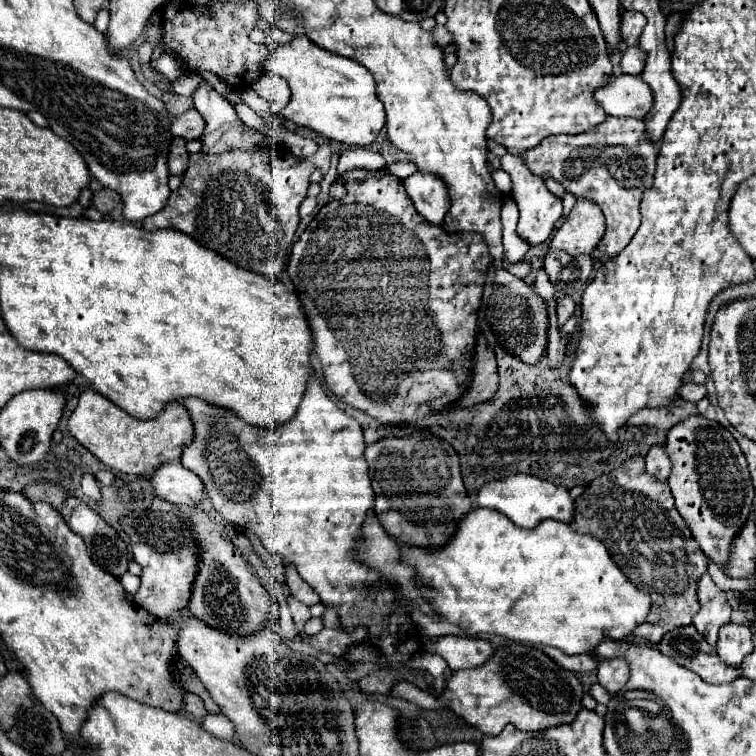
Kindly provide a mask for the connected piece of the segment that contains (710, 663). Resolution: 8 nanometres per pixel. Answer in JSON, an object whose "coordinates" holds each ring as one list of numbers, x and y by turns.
{"coordinates":[[694,625,668,631,658,643,658,651,674,659,678,665,694,671,712,685,730,683,732,679,740,677,738,669,726,667,718,659,716,649,704,641,704,637,694,629]]}

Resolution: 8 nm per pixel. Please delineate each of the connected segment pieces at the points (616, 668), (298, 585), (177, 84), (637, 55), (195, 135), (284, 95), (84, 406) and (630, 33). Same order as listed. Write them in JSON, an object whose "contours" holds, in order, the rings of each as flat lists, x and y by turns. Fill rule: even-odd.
{"contours":[[[612,659,612,661,600,661,598,667,598,683,608,691,608,693,618,693,630,677,628,663,622,659]],[[284,563,284,573,286,573,286,583,288,583,288,587,290,587,292,597,296,597,298,601,302,601,302,603,308,605,308,607,320,603,320,595,296,573,296,567]],[[197,73,185,74,173,82,173,91,178,95,191,97,203,82,205,80]],[[628,47,622,51,620,67,624,73,638,75,644,69,644,61,646,61,646,51,640,51,638,47]],[[190,109,182,113,180,117,174,117,170,123,172,137,184,137,184,139,200,139,204,131,204,119,196,109]],[[264,73,264,75,256,81,254,91,270,103,270,107,272,107,274,113,280,113,280,111,288,105,288,101,290,101,288,83,286,83,280,75]],[[90,387,80,393,68,427,70,433,106,467,142,477,150,477,162,463,180,459,184,447,192,441,194,435,190,415,178,401,170,401,154,419,136,419]],[[622,11,620,17,620,35,626,45,638,45,638,37,644,29,646,17,638,11]]]}

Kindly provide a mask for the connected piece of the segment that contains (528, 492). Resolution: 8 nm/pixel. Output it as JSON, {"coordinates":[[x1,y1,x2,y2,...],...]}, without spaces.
{"coordinates":[[516,473,516,475,502,477,502,479,486,481,476,491,474,497,480,507,496,509,508,515,518,527,526,527,526,529,530,529,532,525,538,525,542,519,556,519,556,521,570,523,574,517,574,501,570,499,566,487,556,487,550,481,542,481,526,473]]}

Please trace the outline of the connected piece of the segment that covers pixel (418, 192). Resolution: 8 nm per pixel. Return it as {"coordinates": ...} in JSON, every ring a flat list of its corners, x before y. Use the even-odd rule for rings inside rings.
{"coordinates":[[414,173,404,181,406,193,410,195,416,211,432,225,440,225,450,209,446,185,430,173]]}

